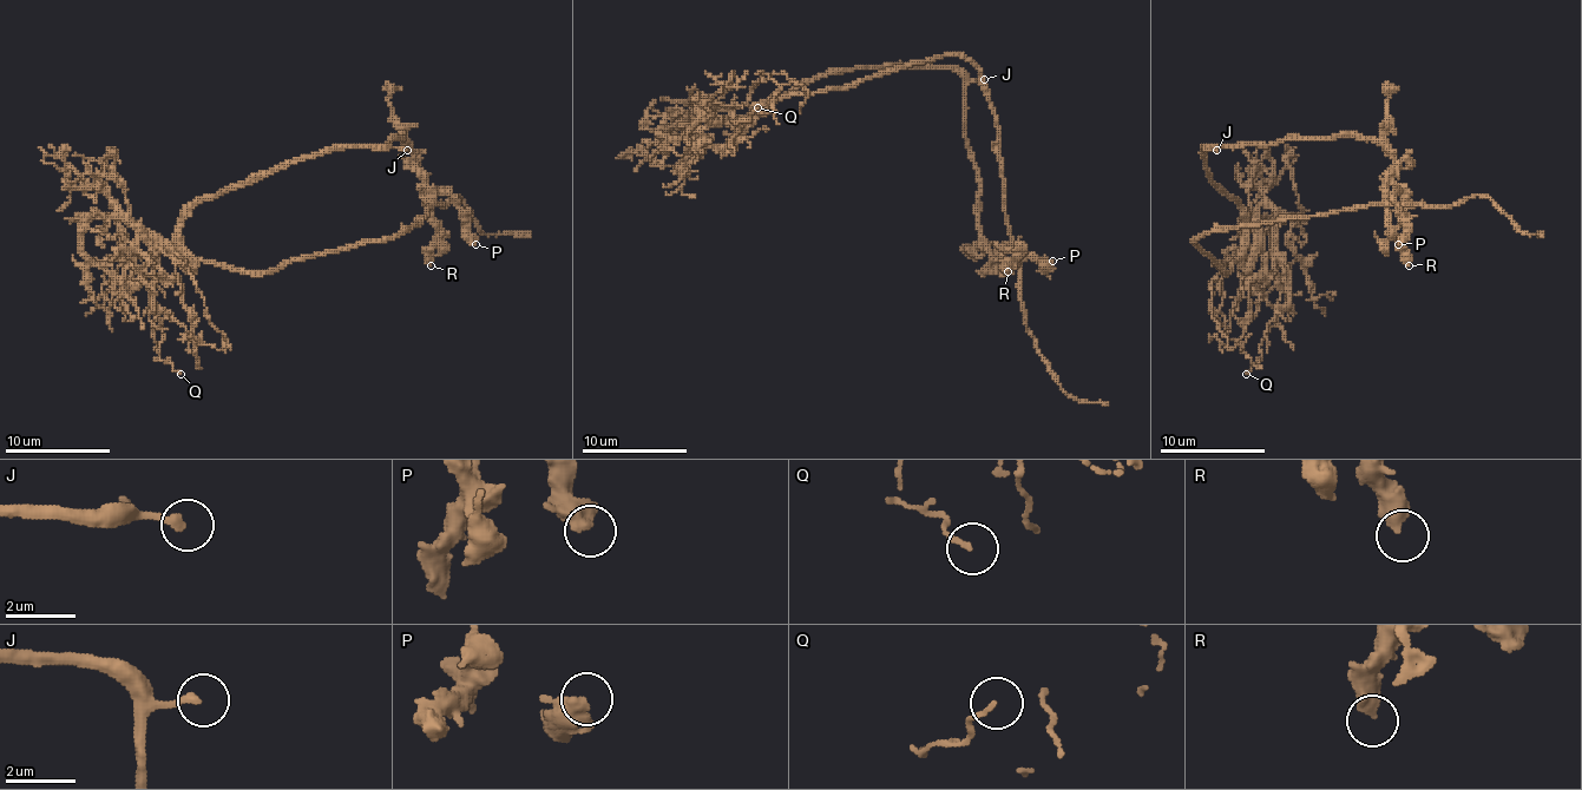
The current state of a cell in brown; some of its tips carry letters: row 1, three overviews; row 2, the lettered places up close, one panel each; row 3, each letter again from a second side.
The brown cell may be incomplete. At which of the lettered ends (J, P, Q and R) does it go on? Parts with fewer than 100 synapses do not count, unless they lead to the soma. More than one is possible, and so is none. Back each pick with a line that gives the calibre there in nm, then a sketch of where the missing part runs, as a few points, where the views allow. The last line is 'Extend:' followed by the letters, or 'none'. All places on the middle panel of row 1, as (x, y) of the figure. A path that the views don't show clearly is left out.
Extend: none

